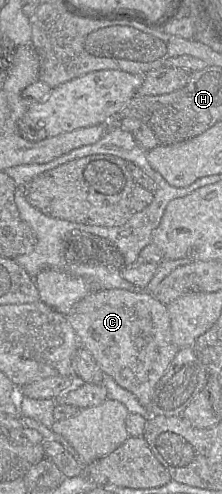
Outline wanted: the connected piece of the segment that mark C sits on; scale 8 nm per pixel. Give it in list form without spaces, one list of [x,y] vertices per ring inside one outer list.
[[[116,288],[104,289],[90,293],[65,316],[76,333],[80,345],[92,354],[102,372],[112,377],[118,385],[133,393],[141,405],[148,407],[156,385],[179,349],[173,340],[167,305],[158,301],[147,290],[134,292]]]

